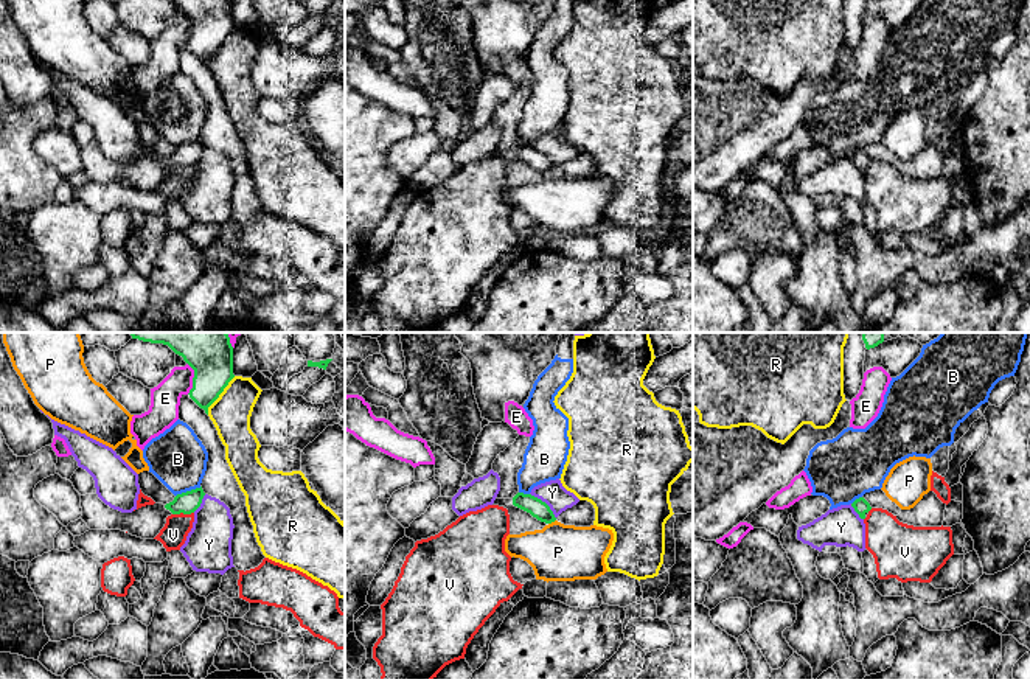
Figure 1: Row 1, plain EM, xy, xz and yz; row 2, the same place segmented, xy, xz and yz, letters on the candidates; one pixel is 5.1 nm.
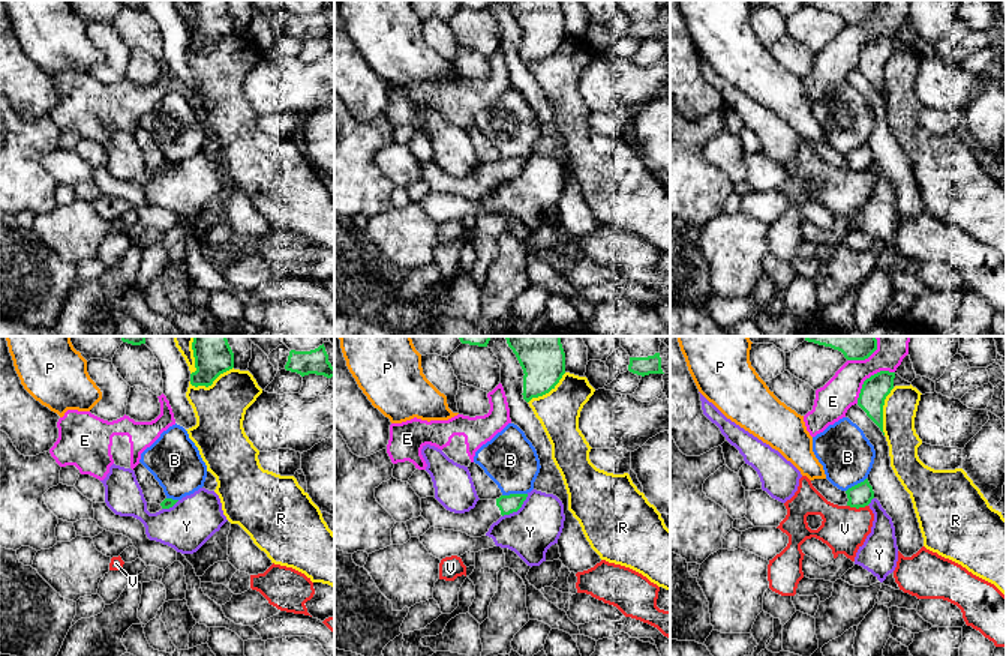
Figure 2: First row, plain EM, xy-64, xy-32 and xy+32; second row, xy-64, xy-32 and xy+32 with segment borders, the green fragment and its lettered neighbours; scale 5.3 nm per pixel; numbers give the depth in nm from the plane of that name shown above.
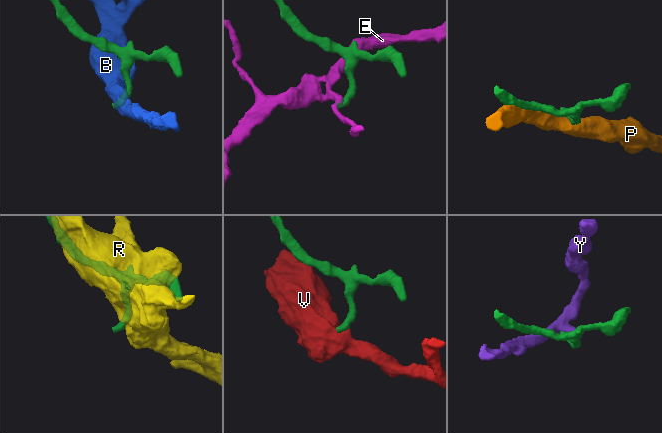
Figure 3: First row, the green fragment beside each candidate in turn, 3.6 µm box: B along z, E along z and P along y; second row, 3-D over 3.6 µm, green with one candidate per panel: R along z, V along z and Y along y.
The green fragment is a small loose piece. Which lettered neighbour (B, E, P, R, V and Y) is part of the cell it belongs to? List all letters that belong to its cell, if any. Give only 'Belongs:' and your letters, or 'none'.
Belongs: none

